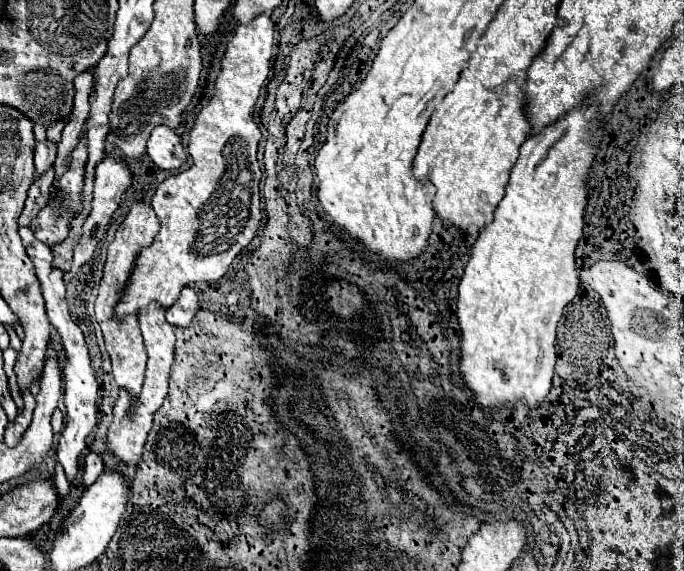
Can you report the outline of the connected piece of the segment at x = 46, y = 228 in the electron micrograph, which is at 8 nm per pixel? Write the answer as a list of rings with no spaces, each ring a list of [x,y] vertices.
[[[82,136],[80,144],[72,152],[72,164],[68,172],[60,178],[60,190],[52,188],[50,204],[46,204],[46,208],[42,208],[42,214],[38,214],[30,222],[34,236],[48,246],[62,242],[68,236],[70,218],[74,218],[78,214],[78,208],[82,208],[82,180],[86,156],[86,140]]]

